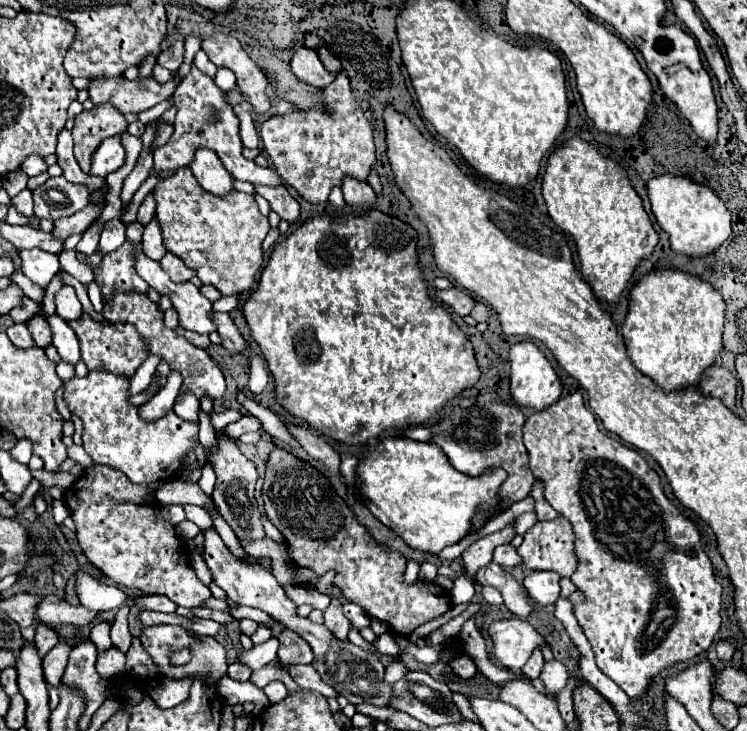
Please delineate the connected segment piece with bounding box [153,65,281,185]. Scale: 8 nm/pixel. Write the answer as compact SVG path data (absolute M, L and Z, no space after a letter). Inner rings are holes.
M191 65L191 71L185 75L185 79L181 81L181 85L177 87L175 95L173 95L173 103L177 107L177 117L175 117L175 133L169 139L169 143L165 143L161 149L157 149L153 153L153 161L155 161L155 169L165 171L165 169L179 169L179 167L187 167L187 163L193 159L193 153L197 147L207 147L213 149L217 153L217 157L221 159L223 167L239 181L249 181L253 185L281 185L281 179L277 177L275 171L261 169L257 167L253 161L245 159L241 155L241 139L239 139L239 119L233 113L233 107L227 103L223 91L215 85L215 81L211 77L207 77L205 73L201 73L195 65Z

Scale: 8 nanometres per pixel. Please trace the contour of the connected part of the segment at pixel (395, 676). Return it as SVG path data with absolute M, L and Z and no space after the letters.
M399 653L399 655L395 657L395 661L387 665L387 671L385 671L384 677L389 681L389 683L397 683L399 679L403 679L403 677L409 673L409 669L405 667L401 655L403 655L403 653Z

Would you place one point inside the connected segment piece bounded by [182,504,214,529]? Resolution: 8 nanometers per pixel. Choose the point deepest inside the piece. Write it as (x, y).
(196, 514)

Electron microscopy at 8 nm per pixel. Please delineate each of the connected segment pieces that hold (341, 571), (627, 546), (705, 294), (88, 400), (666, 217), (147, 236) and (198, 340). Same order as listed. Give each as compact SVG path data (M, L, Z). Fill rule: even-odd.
M273 449L267 461L265 469L265 483L263 483L263 501L265 501L265 513L269 521L283 533L287 545L289 545L289 557L297 561L303 567L311 567L317 577L323 577L327 571L335 571L333 585L341 589L343 599L357 603L363 607L363 611L377 621L383 621L389 625L389 631L399 637L409 637L419 625L441 617L447 613L453 603L447 589L417 579L415 583L405 583L405 557L399 551L391 551L385 545L379 545L373 535L367 531L363 523L355 517L353 509L343 501L343 497L337 495L337 491L331 487L329 479L315 469L311 463L295 457L293 453L285 449Z
M571 393L563 399L559 399L557 403L553 403L551 407L539 411L539 413L533 413L527 417L525 421L525 427L523 427L523 441L525 441L525 447L529 451L529 467L535 475L535 481L543 483L543 497L545 501L557 511L561 513L563 517L567 517L571 523L573 523L573 529L575 529L575 535L577 535L577 541L575 541L575 551L577 551L577 557L579 557L579 567L577 571L571 575L571 581L573 585L583 593L585 601L575 605L573 607L573 613L583 629L583 633L587 635L589 643L591 643L591 649L595 653L595 661L597 661L597 667L609 677L613 679L631 699L641 699L649 685L653 683L653 679L657 675L661 675L665 669L681 663L681 661L687 661L687 659L693 659L697 657L699 653L707 651L707 647L713 643L715 635L719 633L719 627L721 627L721 615L719 615L719 609L721 609L721 585L715 581L715 575L713 575L713 565L711 565L711 559L707 557L705 553L705 547L701 543L701 533L699 529L695 527L695 523L691 519L687 519L663 493L661 489L661 479L659 475L649 467L649 463L641 457L641 453L637 449L631 449L631 447L625 447L623 443L619 443L617 439L609 437L607 433L599 431L599 425L595 421L595 415L591 411L587 411L587 405L583 401L583 395L581 393ZM661 595L667 595L667 605L669 609L661 609ZM667 619L675 619L675 625L663 625Z
M655 269L629 291L629 313L621 327L631 361L663 389L697 385L703 369L717 361L723 341L725 301L703 279L679 269Z
M93 369L85 377L75 375L65 383L63 399L83 421L83 449L95 463L123 471L133 483L171 481L179 477L185 457L199 443L199 423L181 419L173 409L155 421L141 419L139 407L129 403L129 385L129 377L105 369Z
M663 173L647 183L651 211L669 235L671 249L689 257L707 255L719 249L719 245L731 235L731 215L719 195L703 183L687 183L685 177Z
M153 219L143 231L143 253L153 261L161 261L165 251L167 249L163 247L163 239L161 239L161 231L159 231L159 225L157 225L157 219Z
M177 329L183 337L187 337L193 345L197 345L197 347L203 347L203 349L207 349L209 347L209 335L199 335L199 333L195 333L195 331L187 331L187 329Z

